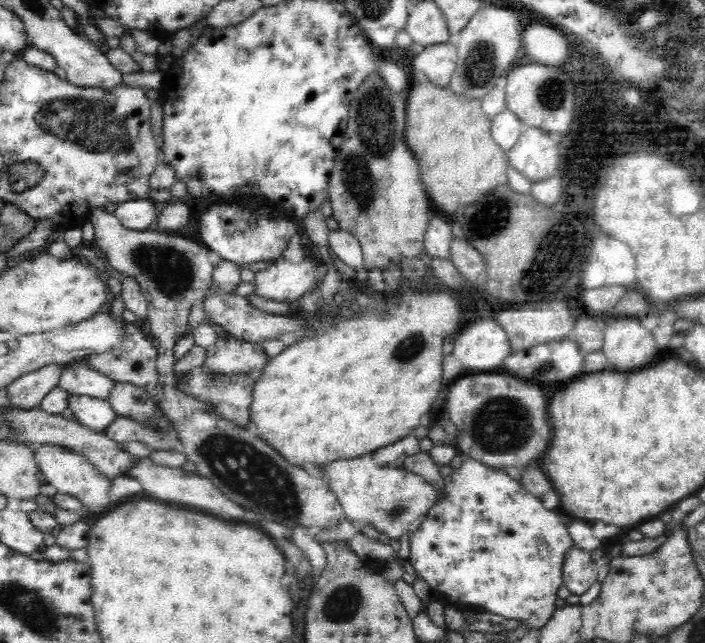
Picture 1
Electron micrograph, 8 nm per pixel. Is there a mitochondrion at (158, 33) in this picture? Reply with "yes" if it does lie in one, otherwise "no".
no

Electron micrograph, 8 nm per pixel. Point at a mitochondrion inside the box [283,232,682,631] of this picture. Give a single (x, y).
(494, 430)

